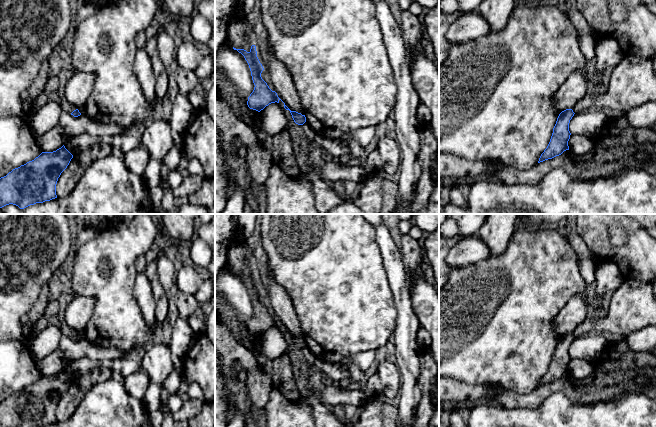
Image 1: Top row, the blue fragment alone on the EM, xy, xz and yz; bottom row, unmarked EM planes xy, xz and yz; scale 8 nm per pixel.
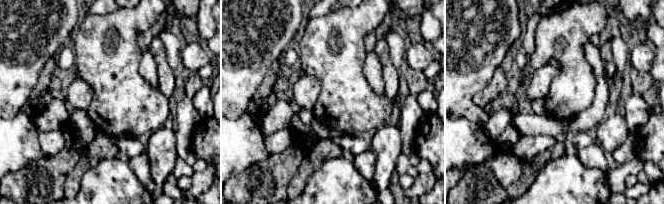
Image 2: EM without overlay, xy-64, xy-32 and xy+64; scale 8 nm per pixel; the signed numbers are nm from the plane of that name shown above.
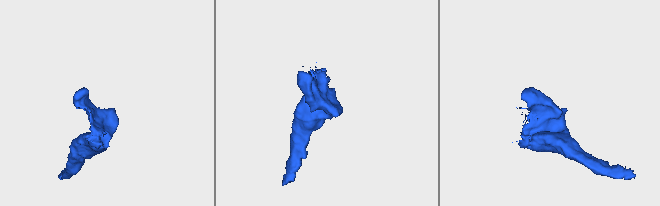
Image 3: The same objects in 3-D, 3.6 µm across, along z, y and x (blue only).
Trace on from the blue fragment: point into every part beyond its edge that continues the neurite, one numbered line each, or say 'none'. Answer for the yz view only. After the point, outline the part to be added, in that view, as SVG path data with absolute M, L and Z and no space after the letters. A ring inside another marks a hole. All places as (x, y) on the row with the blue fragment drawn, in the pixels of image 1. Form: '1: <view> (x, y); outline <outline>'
none

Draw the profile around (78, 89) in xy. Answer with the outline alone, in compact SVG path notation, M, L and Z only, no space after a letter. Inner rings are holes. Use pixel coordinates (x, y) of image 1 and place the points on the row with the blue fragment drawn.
M75 71L65 87L65 96L76 108L84 106L94 86L95 75Z

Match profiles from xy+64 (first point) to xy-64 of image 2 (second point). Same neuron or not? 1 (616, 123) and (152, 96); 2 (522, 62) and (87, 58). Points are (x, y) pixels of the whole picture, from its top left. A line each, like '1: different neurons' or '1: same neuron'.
1: different neurons
2: different neurons

